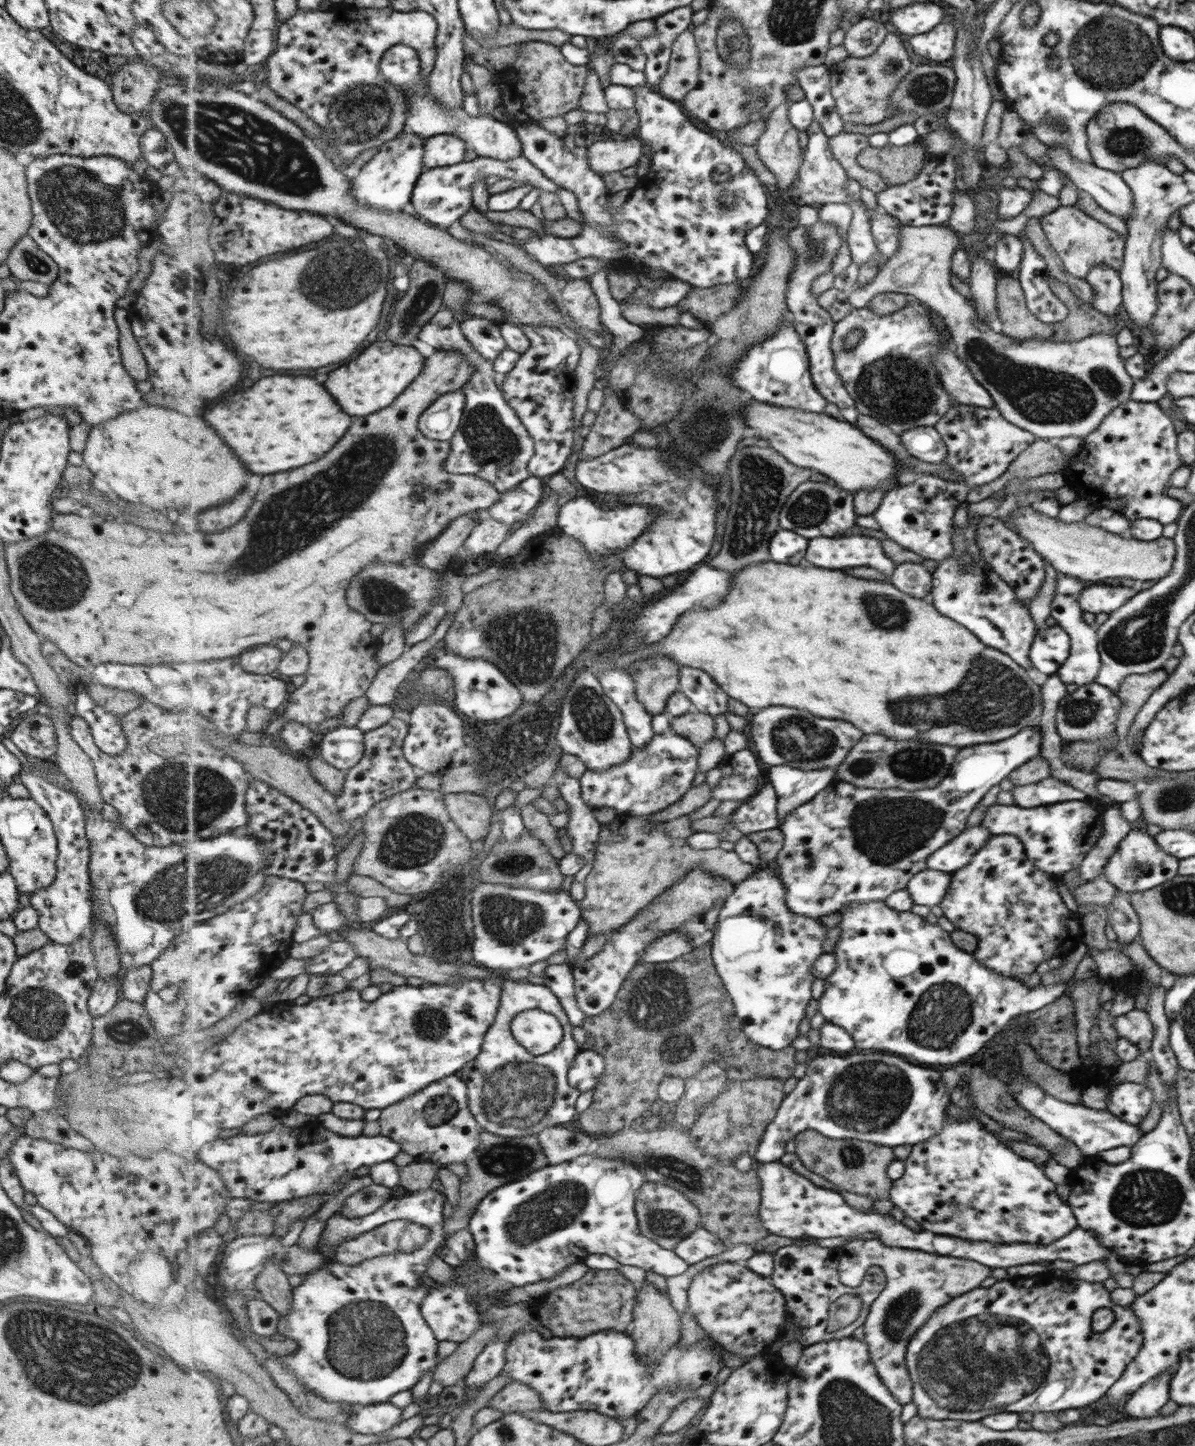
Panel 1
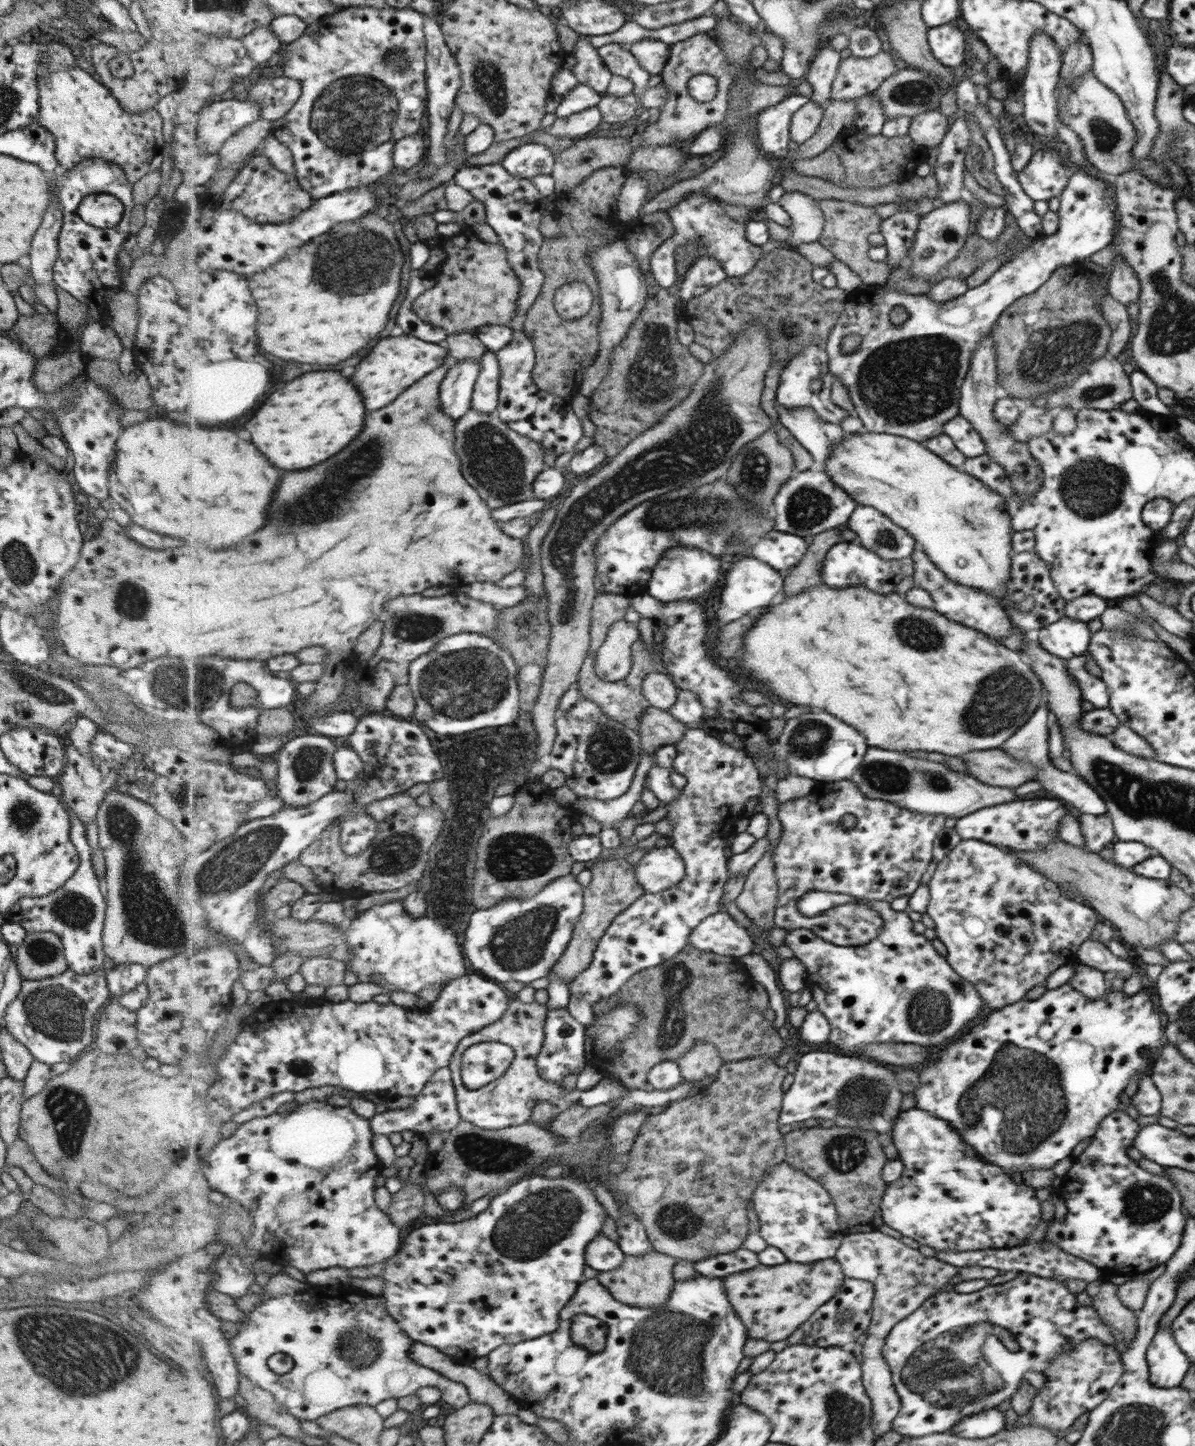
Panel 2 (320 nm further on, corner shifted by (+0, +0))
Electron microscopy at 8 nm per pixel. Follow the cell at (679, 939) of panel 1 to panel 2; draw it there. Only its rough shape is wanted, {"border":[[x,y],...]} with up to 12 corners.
{"border":[[727,911],[707,917],[689,946],[737,959],[758,952]]}

